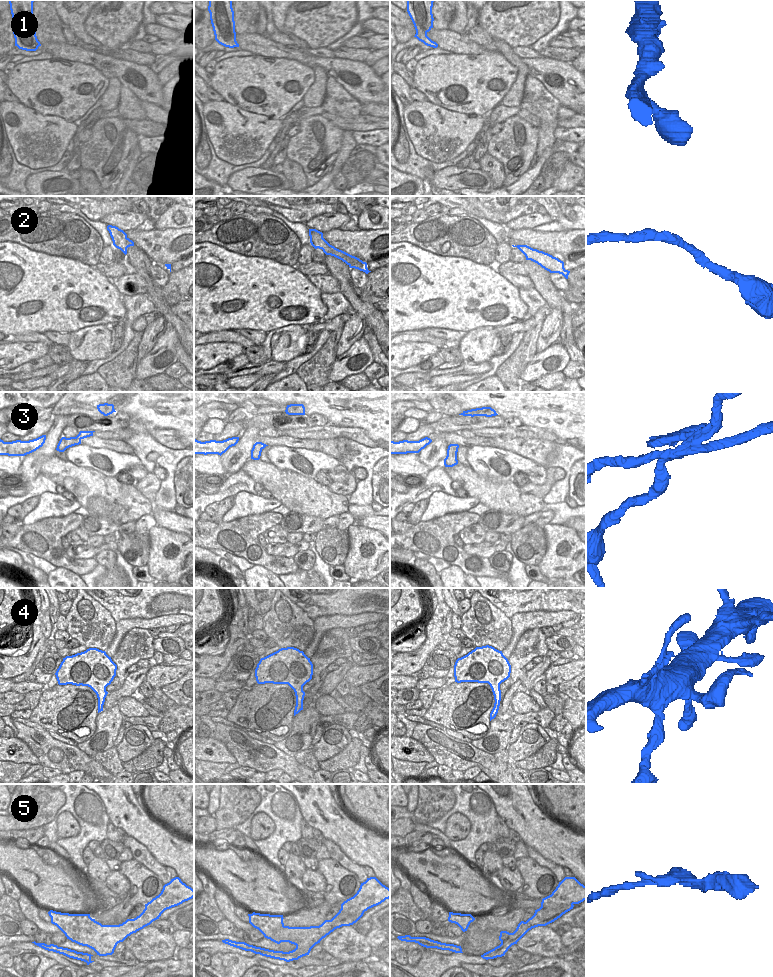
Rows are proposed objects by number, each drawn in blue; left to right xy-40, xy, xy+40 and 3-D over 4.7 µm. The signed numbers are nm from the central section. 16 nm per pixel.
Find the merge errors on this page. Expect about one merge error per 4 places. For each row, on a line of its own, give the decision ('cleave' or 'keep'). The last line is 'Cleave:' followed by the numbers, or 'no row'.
1: keep
2: keep
3: keep
4: keep
5: keep
Cleave: no row

